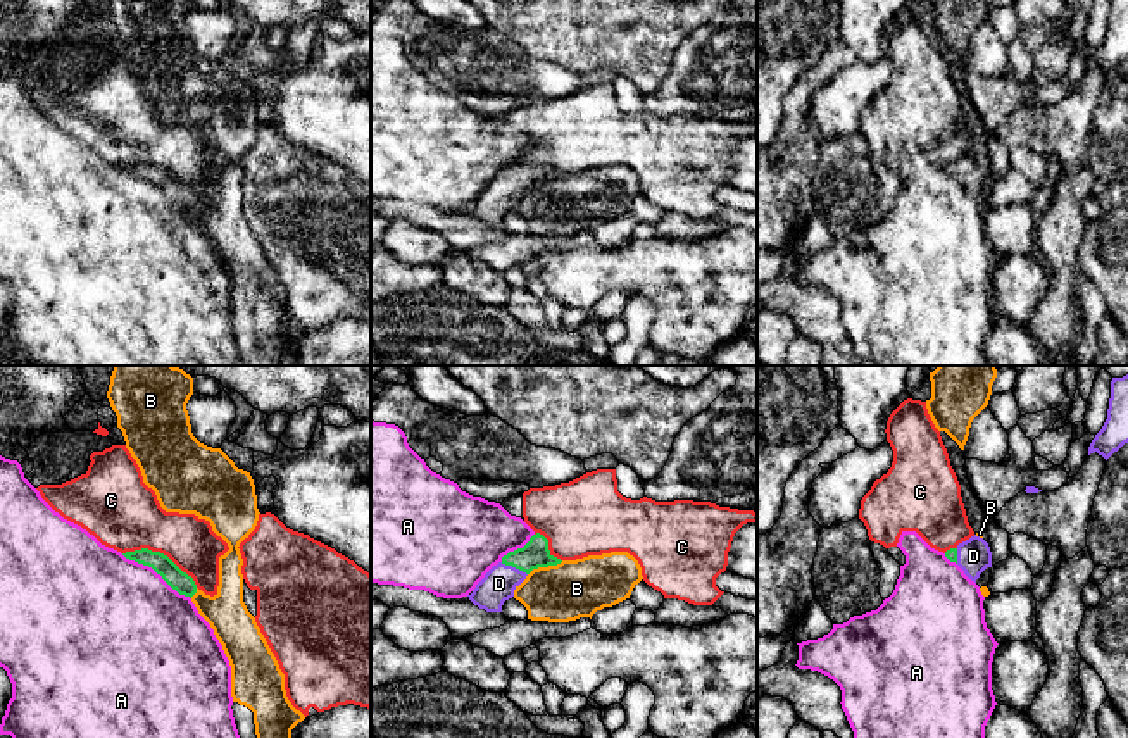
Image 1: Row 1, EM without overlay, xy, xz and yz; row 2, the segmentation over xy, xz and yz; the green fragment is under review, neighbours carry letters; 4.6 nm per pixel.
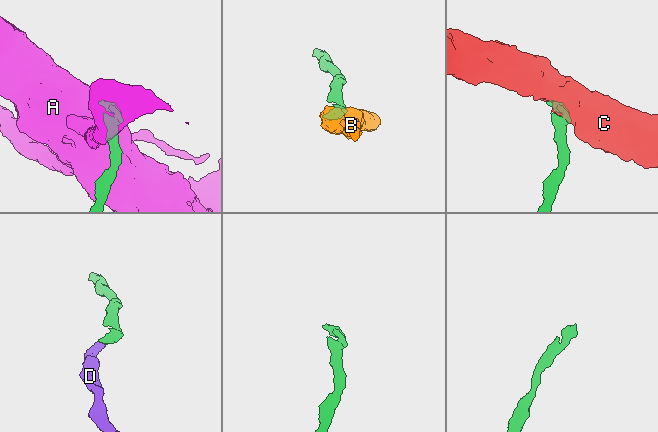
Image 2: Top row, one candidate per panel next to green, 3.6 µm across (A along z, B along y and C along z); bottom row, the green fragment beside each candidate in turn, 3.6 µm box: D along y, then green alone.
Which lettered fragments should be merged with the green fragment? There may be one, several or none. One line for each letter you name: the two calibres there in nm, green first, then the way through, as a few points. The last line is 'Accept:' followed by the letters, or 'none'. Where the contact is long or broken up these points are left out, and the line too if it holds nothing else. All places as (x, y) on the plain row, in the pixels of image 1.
D: 130 nm thick on the green side, 160 nm on the other; runs through xz (535, 168), (514, 180), (499, 197)
Accept: D

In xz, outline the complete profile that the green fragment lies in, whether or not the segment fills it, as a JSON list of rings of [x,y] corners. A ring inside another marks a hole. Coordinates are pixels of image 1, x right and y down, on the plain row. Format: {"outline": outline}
{"outline": [[[536,147],[523,162],[504,169],[467,210],[486,226],[502,226],[504,216],[514,210],[514,203],[533,183],[557,179],[561,176],[561,172],[550,167],[548,153]]]}

